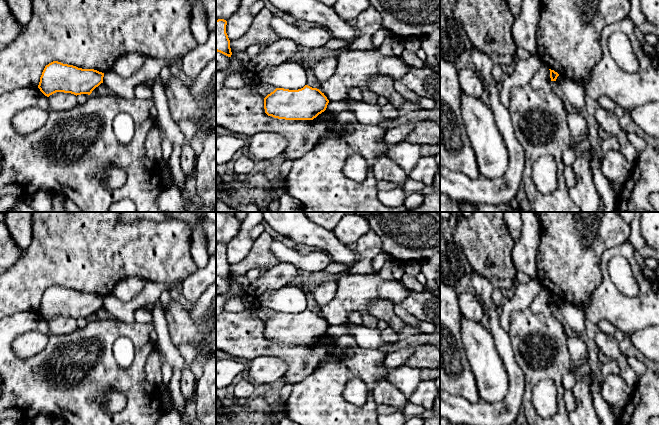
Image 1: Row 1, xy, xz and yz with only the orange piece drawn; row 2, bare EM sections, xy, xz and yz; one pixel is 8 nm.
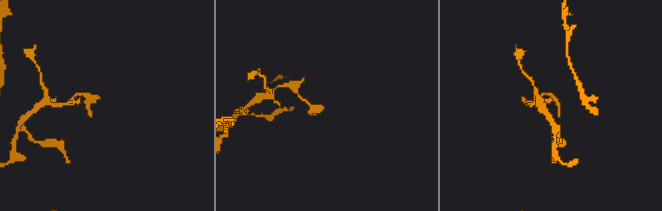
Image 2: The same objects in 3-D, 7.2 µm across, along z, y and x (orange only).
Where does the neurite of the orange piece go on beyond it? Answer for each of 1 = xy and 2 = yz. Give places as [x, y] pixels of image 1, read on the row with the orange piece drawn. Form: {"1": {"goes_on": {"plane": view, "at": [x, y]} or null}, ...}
{"1": {"goes_on": null}, "2": {"goes_on": null}}

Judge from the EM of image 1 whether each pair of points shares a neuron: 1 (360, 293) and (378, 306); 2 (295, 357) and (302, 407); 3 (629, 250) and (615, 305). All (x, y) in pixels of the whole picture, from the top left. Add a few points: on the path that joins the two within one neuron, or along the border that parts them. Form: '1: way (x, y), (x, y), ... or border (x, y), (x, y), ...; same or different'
1: border (370, 303), (376, 299), (388, 299), (394, 303); different
2: border (317, 367), (309, 375), (292, 385); different
3: way (612, 253), (604, 261), (606, 288); same

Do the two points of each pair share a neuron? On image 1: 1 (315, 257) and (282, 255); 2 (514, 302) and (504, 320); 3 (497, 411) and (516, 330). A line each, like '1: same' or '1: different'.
1: same
2: same
3: different

